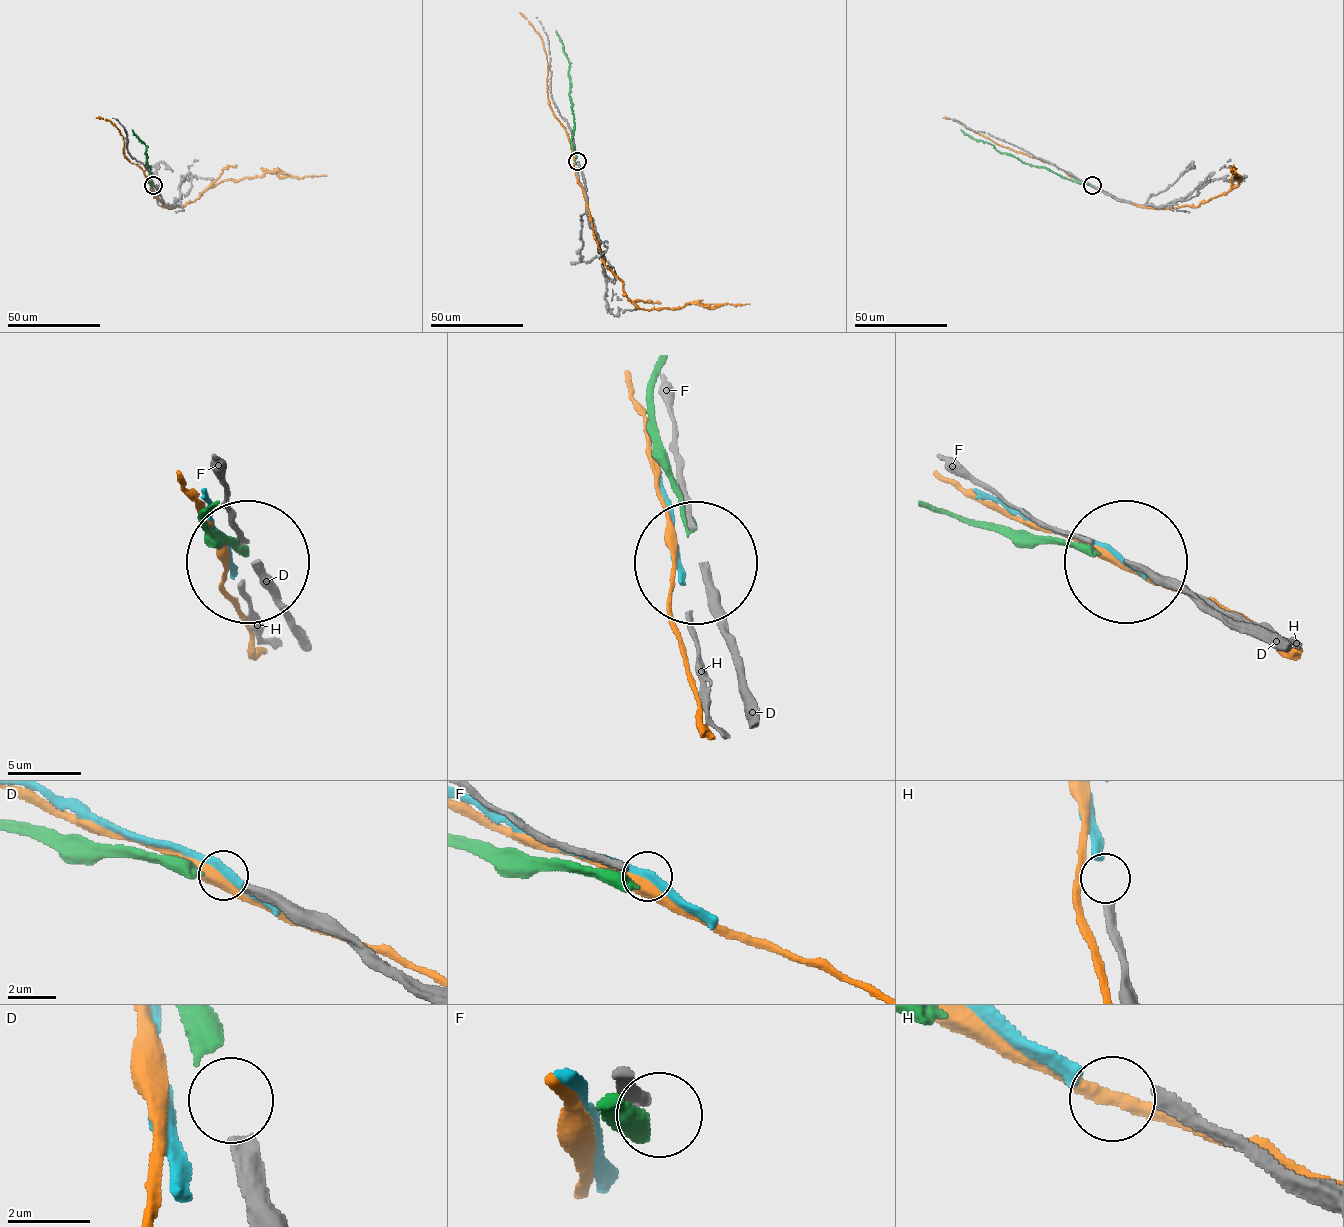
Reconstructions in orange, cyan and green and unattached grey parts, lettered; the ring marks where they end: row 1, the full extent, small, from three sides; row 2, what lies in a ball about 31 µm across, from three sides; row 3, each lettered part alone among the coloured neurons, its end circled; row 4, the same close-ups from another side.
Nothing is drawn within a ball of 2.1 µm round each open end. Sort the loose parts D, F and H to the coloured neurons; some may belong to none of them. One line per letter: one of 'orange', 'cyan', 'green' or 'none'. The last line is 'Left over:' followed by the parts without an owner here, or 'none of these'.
D: green
F: none
H: cyan
Left over: F

